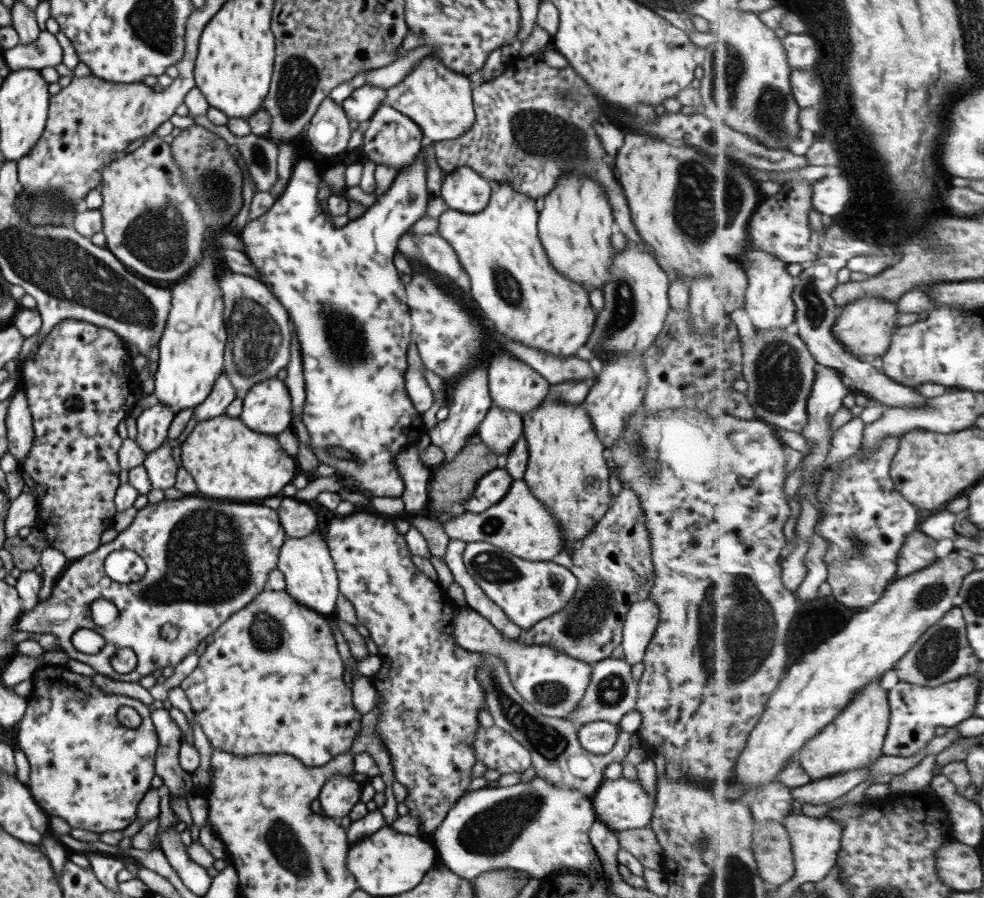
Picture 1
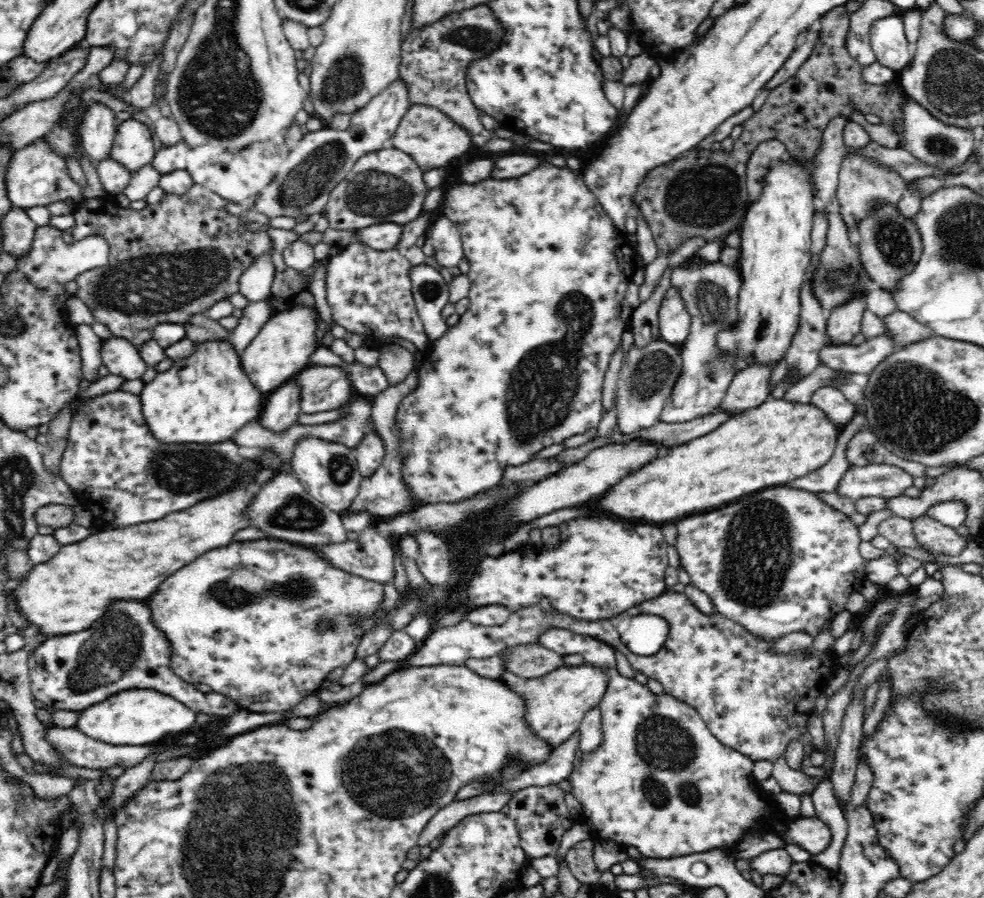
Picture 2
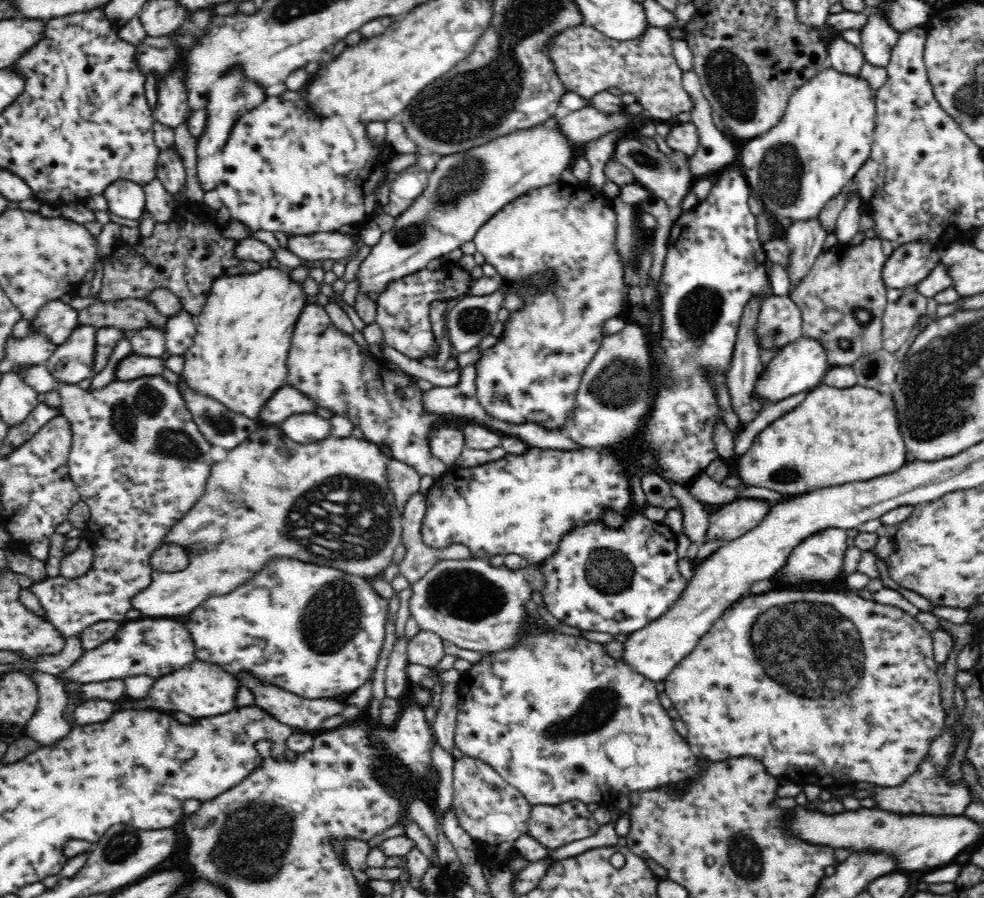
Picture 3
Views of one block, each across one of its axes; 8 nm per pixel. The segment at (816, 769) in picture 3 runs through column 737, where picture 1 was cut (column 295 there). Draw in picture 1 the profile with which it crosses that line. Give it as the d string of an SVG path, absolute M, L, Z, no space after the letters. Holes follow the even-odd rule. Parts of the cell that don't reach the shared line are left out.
M263 588L253 600L245 603L243 608L227 617L213 633L210 634L208 644L199 656L195 670L185 676L178 688L183 690L191 711L193 711L194 721L196 721L203 731L208 743L223 752L233 753L234 755L247 756L254 754L280 754L294 756L301 764L308 767L320 767L329 762L333 757L347 751L353 743L353 737L359 731L359 722L362 714L355 711L351 703L352 690L345 686L343 682L344 667L336 649L335 639L331 633L331 625L327 623L327 618L297 604L284 590L276 591Z

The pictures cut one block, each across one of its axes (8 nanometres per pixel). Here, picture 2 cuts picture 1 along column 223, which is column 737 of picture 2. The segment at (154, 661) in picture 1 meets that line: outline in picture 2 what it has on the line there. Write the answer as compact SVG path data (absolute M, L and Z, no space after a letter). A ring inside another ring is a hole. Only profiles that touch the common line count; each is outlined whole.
M764 490L728 508L682 518L674 525L677 528L674 545L691 583L712 598L718 612L746 625L766 641L802 629L815 636L824 624L832 622L845 609L850 594L858 592L867 580L866 562L859 551L863 540L858 527L849 515L834 510L818 495L806 490Z

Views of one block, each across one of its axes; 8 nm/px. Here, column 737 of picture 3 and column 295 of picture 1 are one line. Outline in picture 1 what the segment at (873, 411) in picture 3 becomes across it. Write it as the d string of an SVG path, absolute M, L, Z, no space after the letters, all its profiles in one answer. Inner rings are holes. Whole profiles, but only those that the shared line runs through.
M227 414L198 422L181 442L176 454L179 466L185 468L187 474L193 478L199 496L223 500L257 500L277 496L281 488L289 484L297 468L294 456L281 450L275 436L253 432L239 418L229 418Z

